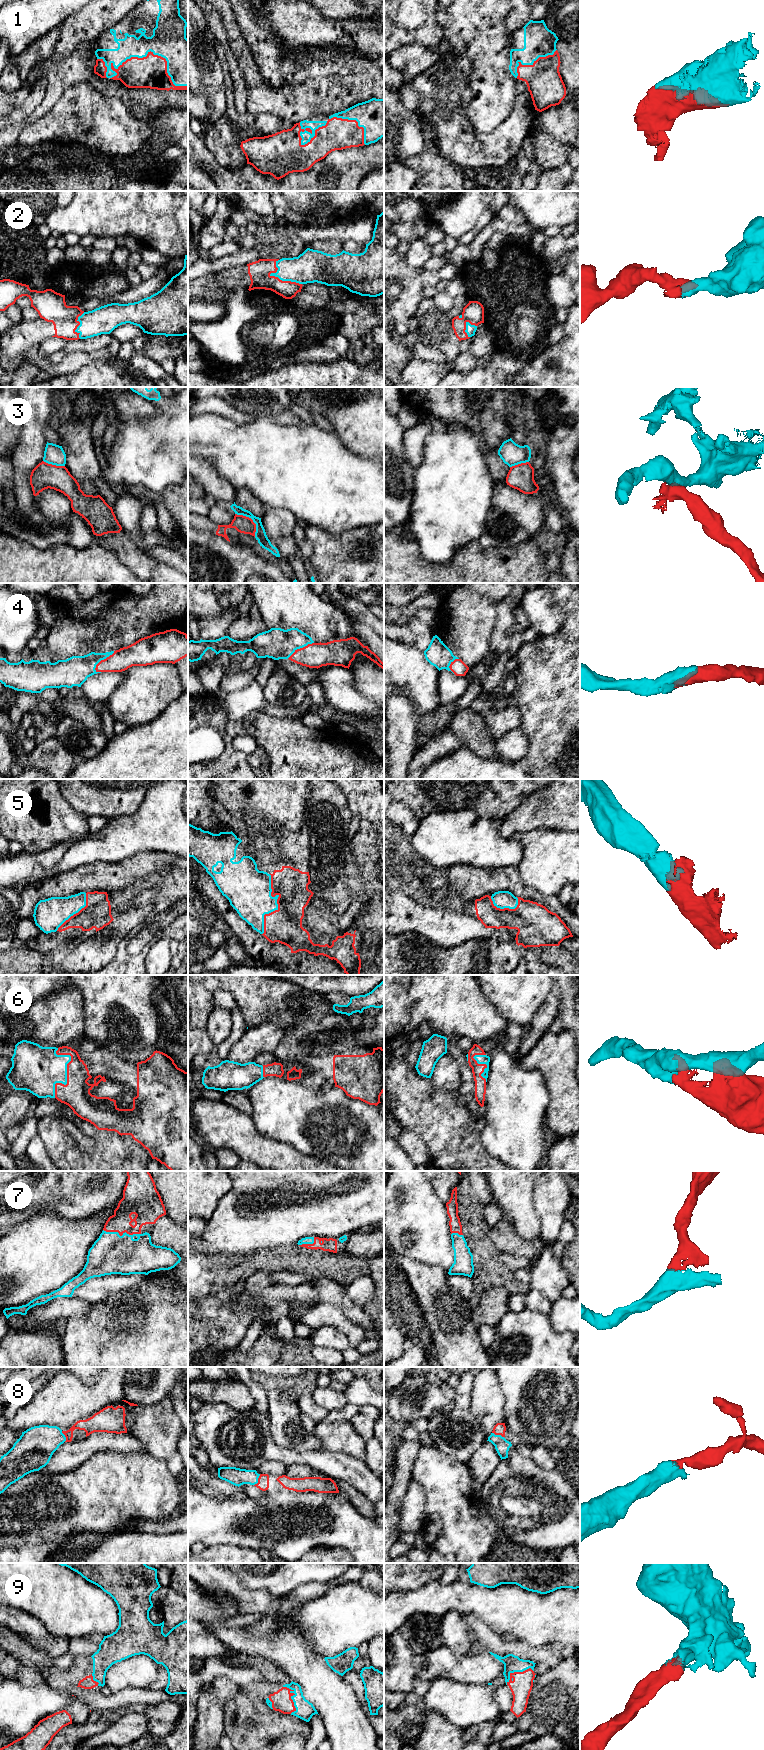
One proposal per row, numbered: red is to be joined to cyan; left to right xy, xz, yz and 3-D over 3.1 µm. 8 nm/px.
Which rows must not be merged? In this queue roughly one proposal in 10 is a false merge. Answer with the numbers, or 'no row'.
3

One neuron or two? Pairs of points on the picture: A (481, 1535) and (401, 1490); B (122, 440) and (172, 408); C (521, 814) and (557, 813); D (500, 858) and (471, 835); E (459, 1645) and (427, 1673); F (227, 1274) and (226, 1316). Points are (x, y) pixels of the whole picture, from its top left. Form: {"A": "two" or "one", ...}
{"A": "two", "B": "one", "C": "one", "D": "one", "E": "two", "F": "two"}

